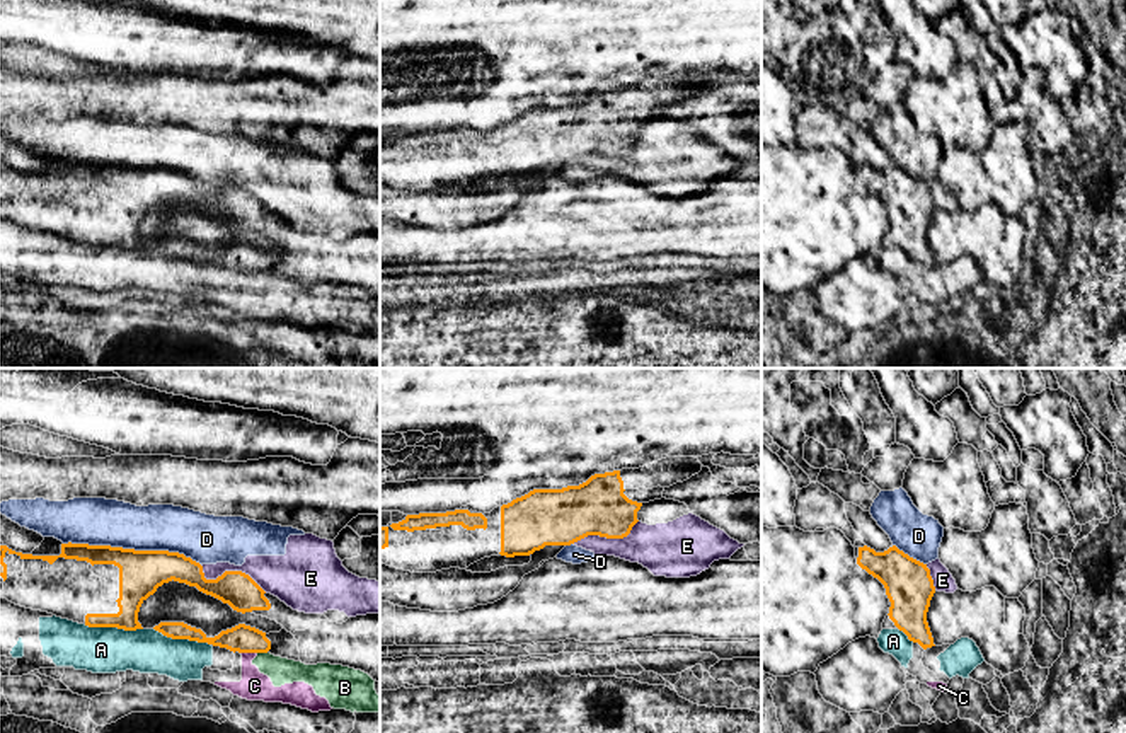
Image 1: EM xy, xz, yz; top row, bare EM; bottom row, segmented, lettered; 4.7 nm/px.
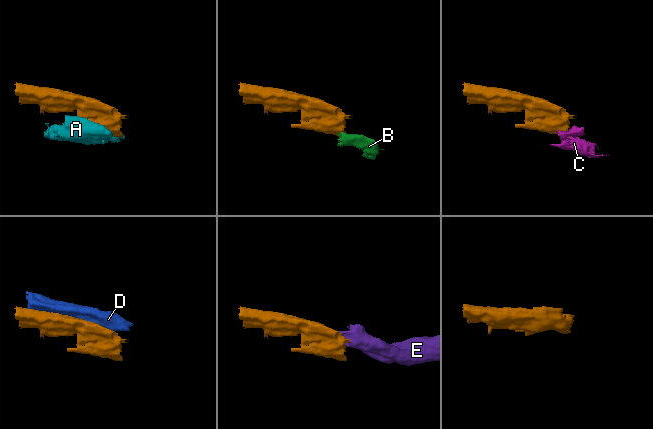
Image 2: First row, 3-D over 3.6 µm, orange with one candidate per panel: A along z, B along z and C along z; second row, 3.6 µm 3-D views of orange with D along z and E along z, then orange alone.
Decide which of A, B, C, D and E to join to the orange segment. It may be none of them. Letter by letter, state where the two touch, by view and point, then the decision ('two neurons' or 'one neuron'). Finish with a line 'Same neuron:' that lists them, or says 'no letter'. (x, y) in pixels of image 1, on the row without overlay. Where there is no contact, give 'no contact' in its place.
A: xy (113, 244) | two neurons
B: xy (263, 270) | two neurons
C: xy (249, 270) | two neurons
D: xy (132, 167) | two neurons
E: xy (230, 190) | two neurons
Same neuron: no letter

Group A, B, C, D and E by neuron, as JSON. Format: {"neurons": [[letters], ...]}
{"neurons": [["A", "B", "C"], ["D", "E"]]}

